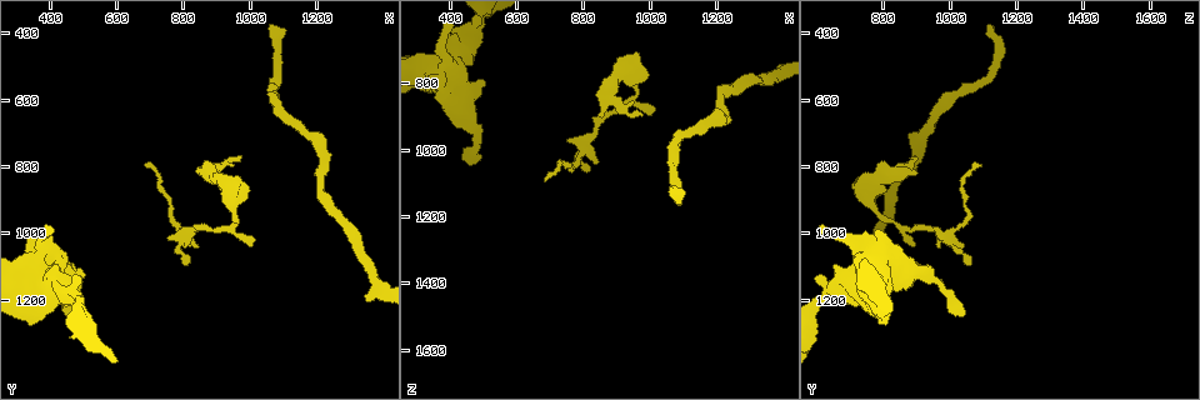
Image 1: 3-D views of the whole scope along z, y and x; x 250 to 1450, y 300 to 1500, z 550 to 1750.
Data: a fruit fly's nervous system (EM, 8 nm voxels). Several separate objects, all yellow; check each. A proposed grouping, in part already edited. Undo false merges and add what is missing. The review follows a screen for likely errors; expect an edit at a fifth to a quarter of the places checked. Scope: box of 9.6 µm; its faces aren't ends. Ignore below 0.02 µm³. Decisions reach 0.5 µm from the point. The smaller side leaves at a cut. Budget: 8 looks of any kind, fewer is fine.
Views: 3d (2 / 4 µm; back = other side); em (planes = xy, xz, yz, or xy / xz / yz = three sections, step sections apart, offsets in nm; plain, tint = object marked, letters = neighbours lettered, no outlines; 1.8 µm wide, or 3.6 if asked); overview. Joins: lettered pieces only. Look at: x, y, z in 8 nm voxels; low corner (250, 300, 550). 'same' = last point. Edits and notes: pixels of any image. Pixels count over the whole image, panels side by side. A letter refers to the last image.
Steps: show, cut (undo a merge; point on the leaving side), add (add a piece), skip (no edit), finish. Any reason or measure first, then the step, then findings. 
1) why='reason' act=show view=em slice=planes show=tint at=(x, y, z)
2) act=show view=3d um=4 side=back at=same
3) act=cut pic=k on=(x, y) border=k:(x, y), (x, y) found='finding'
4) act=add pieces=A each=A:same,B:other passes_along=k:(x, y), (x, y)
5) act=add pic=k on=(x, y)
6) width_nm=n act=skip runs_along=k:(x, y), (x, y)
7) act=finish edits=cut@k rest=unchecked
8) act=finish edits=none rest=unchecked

why='end of a long branch' act=show view=em slice=planes show=letters at=(470, 1240, 1030)

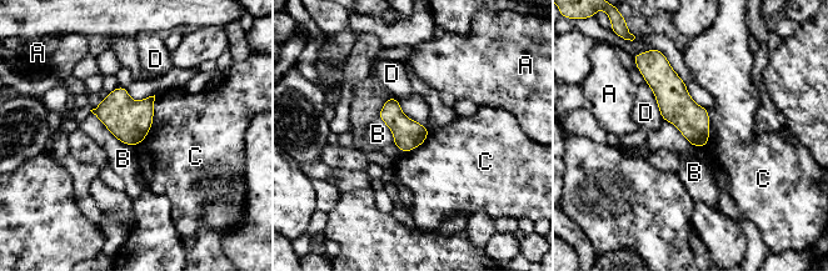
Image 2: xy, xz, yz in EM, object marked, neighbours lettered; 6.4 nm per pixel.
act=skip each=A:other,B:other,C:other,D:other border=2:(89, 110), (120, 141), (135, 146) found='none of them fits'

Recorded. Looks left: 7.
why='sharp bend' act=show view=3d um=4 at=(360, 1070, 780)

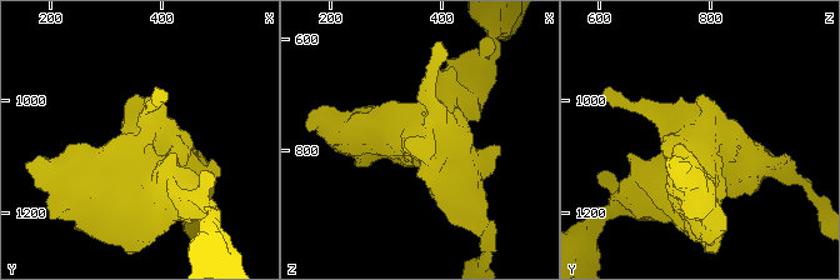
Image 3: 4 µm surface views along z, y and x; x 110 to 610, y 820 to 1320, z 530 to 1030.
why='now the EM' act=show view=em slice=planes show=letters at=(355, 1075, 765)

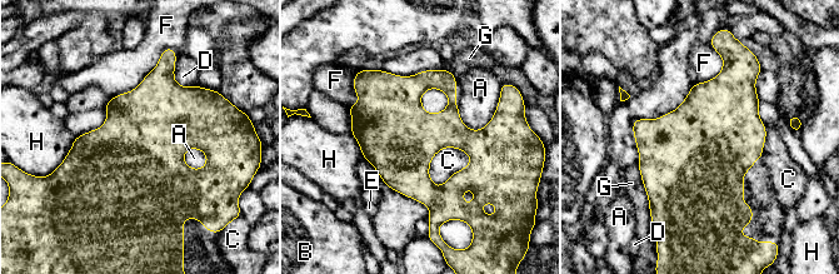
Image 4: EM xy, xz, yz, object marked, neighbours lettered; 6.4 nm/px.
act=skip each=A:other,B:other,C:other,D:other,E:other,F:other,G:other,H:other border=4:(465, 152), (469, 163), (437, 187) found='continuous, no second neuron'

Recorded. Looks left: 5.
why='free end' act=show view=3d um=4 at=(690, 790, 1100)

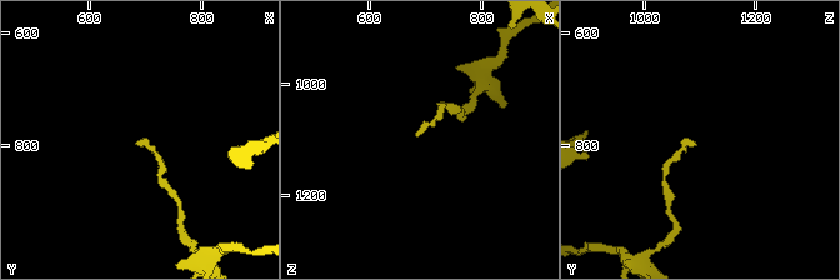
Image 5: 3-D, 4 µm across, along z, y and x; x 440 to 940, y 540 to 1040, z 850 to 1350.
why='need the tissue' act=show view=em slice=planes show=plain at=(680, 800, 1090)

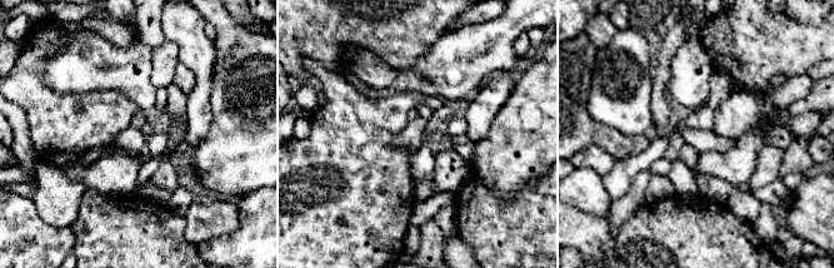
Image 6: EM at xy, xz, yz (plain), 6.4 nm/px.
why='see the neighbours' act=show view=em slice=planes show=letters at=same

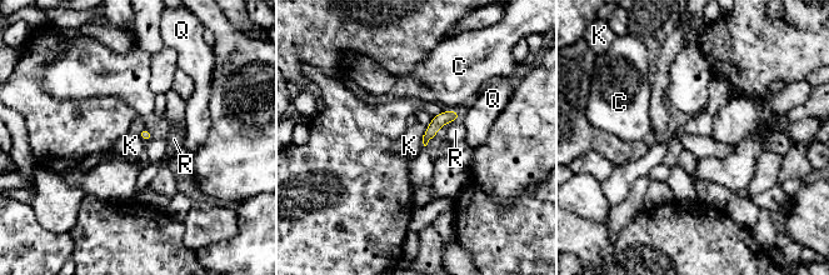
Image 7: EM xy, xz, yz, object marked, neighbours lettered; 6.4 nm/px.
width_nm=70 act=skip each=C:other,K:other,Q:other,R:other runs_along=7:(453, 113), (445, 116), (425, 139) found='none of them fits'

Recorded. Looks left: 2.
act=finish edits=none rest=unchecked

